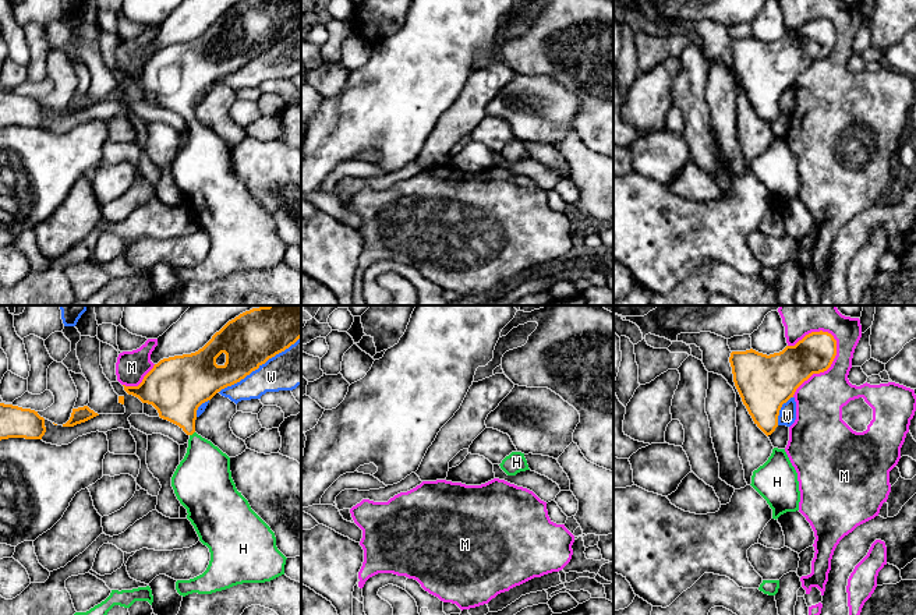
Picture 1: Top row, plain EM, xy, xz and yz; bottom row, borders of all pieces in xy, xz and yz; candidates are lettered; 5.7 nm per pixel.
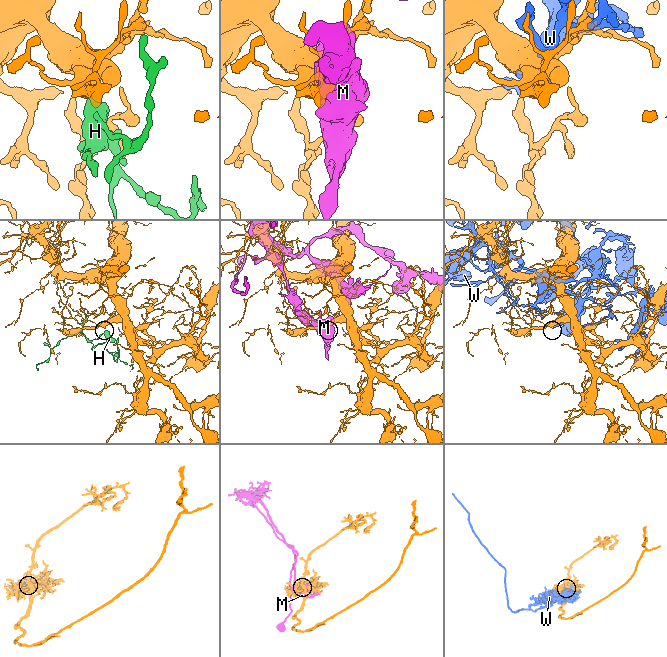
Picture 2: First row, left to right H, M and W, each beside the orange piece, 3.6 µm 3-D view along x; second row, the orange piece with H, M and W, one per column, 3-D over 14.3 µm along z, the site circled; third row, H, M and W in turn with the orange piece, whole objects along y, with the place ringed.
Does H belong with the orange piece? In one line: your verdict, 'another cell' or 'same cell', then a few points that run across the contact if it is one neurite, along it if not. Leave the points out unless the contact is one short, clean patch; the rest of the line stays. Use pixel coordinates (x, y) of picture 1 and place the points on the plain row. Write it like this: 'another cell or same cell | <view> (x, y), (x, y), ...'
same cell | xy (176, 81), (177, 91), (191, 122), (202, 144), (204, 162)

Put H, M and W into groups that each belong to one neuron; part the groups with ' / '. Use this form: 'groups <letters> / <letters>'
groups H / M / W

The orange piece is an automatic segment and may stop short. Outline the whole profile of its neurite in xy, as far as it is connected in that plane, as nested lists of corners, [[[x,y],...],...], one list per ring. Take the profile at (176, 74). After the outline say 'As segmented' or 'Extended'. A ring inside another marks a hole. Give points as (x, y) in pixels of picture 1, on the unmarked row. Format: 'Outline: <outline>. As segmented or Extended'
Outline: [[[243,0],[229,8],[198,39],[163,46],[153,53],[138,74],[123,73],[128,82],[138,85],[142,91],[152,92],[160,106],[178,113],[190,124],[187,141],[171,165],[171,174],[180,191],[187,197],[187,206],[194,213],[199,229],[209,236],[211,248],[202,262],[190,268],[176,269],[176,278],[183,284],[192,280],[212,282],[243,271],[265,271],[284,262],[287,245],[277,237],[275,220],[251,197],[241,180],[237,179],[231,166],[230,145],[211,128],[195,120],[195,107],[197,98],[202,91],[211,88],[222,77],[244,67],[269,46],[289,36],[300,25],[301,0]]]. Extended

